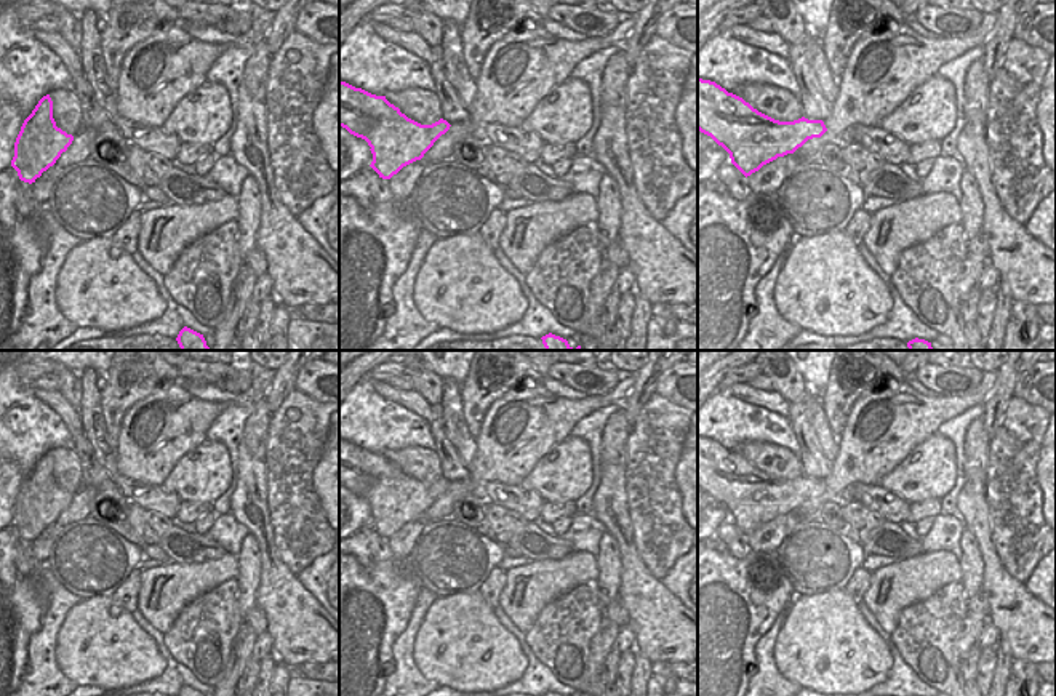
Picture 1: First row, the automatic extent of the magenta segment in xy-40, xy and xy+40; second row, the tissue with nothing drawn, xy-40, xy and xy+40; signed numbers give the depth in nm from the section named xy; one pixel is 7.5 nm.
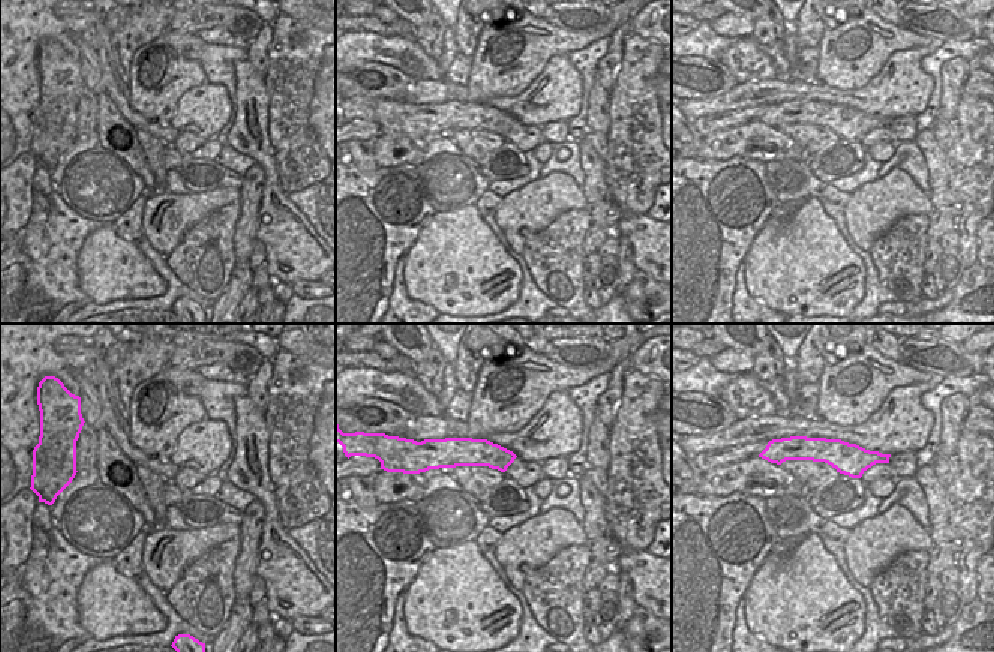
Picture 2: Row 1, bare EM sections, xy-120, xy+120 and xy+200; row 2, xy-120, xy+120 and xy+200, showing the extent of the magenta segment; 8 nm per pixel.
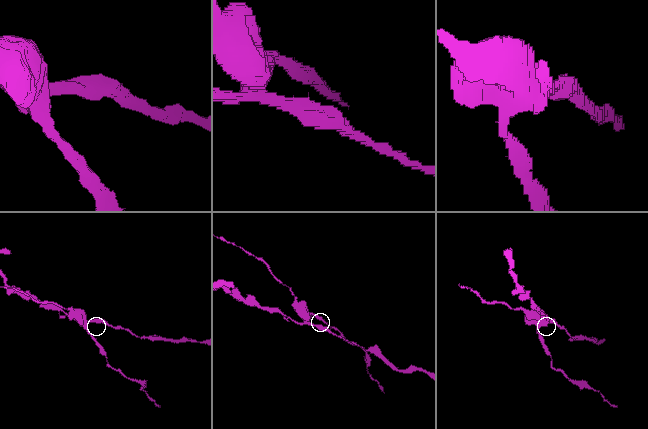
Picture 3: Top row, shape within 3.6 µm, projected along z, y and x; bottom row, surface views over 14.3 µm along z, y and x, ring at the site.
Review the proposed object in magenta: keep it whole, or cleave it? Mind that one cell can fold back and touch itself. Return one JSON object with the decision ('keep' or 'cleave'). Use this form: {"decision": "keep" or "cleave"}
{"decision": "cleave"}

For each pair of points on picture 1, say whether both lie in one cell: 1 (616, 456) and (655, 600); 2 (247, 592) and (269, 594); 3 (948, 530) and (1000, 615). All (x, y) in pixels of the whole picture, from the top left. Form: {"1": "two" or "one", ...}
{"1": "two", "2": "two", "3": "two"}

